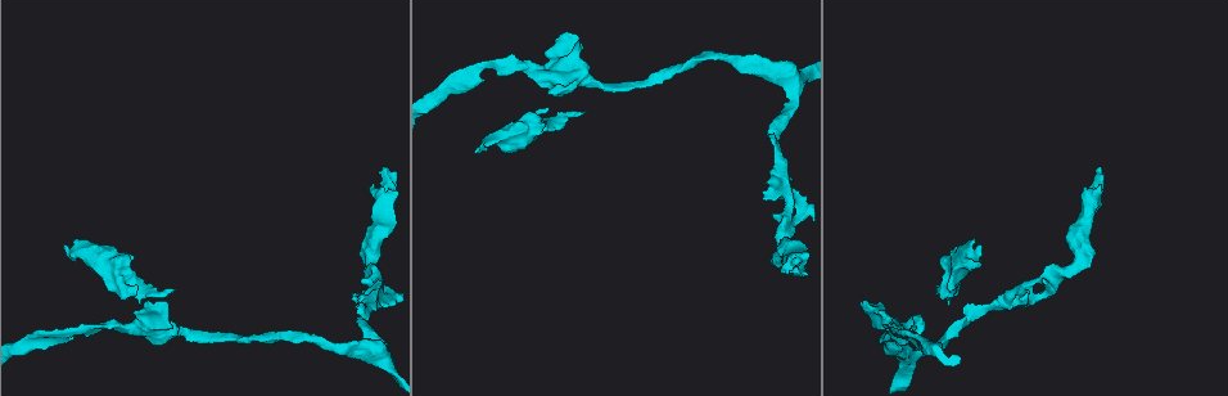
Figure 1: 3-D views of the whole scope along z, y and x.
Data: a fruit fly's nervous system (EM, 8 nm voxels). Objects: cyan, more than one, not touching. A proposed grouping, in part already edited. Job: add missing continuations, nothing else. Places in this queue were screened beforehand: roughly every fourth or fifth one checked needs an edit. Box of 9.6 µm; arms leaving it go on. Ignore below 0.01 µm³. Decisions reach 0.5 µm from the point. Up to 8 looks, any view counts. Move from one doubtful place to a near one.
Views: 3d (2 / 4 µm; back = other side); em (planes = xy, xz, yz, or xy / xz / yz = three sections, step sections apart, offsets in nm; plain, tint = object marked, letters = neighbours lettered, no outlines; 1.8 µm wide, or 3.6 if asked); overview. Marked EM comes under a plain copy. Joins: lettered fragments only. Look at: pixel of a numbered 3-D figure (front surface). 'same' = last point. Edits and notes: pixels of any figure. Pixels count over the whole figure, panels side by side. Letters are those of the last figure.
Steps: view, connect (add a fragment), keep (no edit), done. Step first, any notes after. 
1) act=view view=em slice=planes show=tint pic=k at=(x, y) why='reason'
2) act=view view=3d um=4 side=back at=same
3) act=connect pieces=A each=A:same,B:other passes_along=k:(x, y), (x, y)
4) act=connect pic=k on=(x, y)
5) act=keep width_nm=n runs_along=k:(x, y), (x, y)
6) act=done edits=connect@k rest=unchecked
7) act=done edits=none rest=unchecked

act=view view=3d um=4 pic=1 at=(598, 83) why='calibre changes'

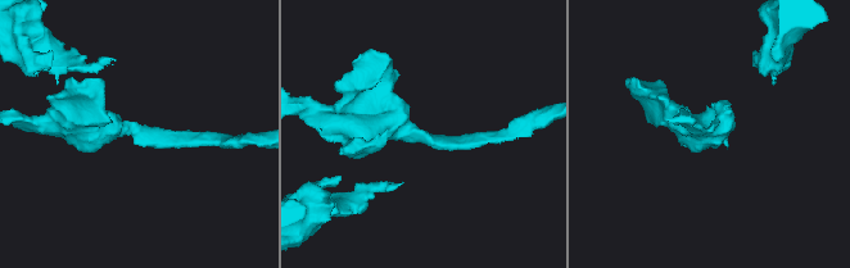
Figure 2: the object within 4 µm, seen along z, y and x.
act=view view=em slice=yz step=16 show=tint pic=2 at=(136, 132)

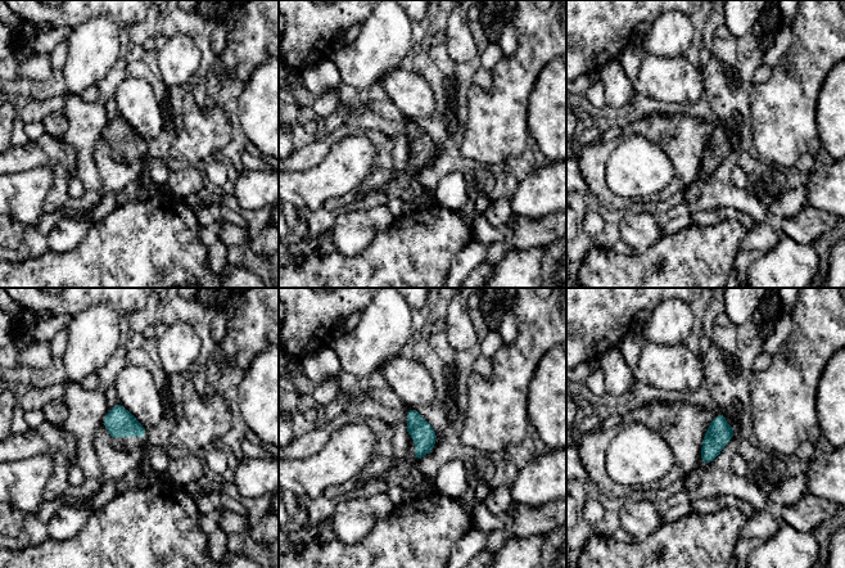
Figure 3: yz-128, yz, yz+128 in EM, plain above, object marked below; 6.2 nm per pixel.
act=view view=em slice=planes show=letters at=same why='cut it another way'

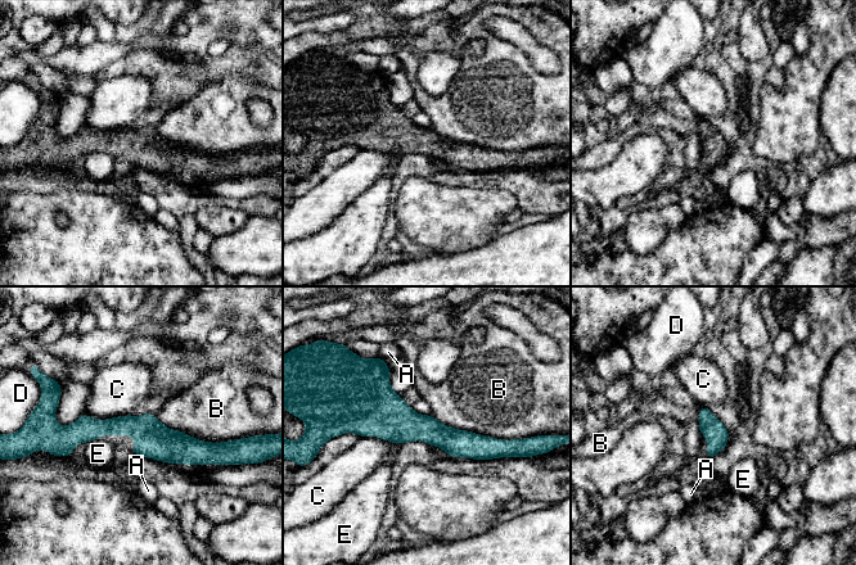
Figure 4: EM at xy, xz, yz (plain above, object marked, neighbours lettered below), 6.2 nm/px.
act=keep longest_contact=B:550nm each=A:other,B:other,C:other,D:other,E:other border=4:(431, 415), (456, 429), (516, 439) found='none of them fits'

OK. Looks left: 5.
act=view view=em slice=planes show=letters pic=1 at=(545, 109) why='an open end'

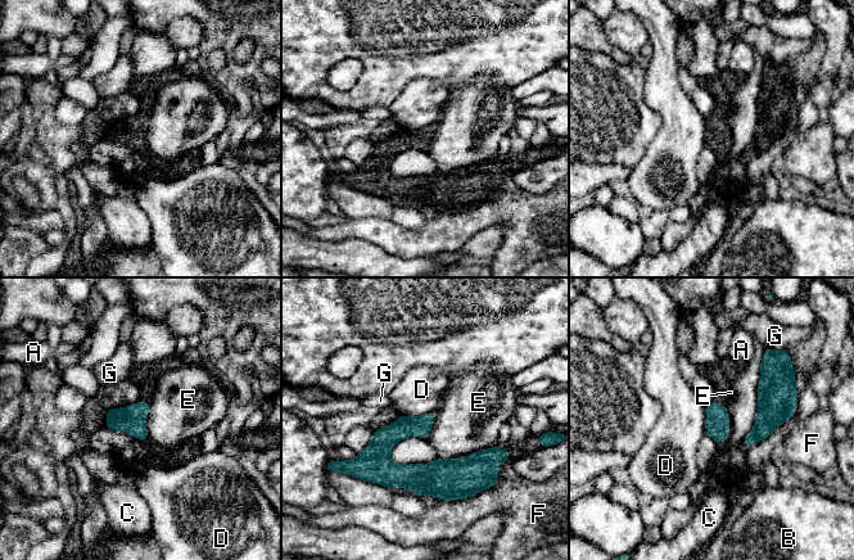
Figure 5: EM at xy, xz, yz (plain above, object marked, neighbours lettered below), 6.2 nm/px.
act=keep each=A:other,B:other,C:other,D:other,E:other,F:other,G:other found='no lettered fragment goes on from it'

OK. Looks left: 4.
act=view view=em slice=yz step=16 show=tint pic=1 at=(982, 247) why='branch stops here'

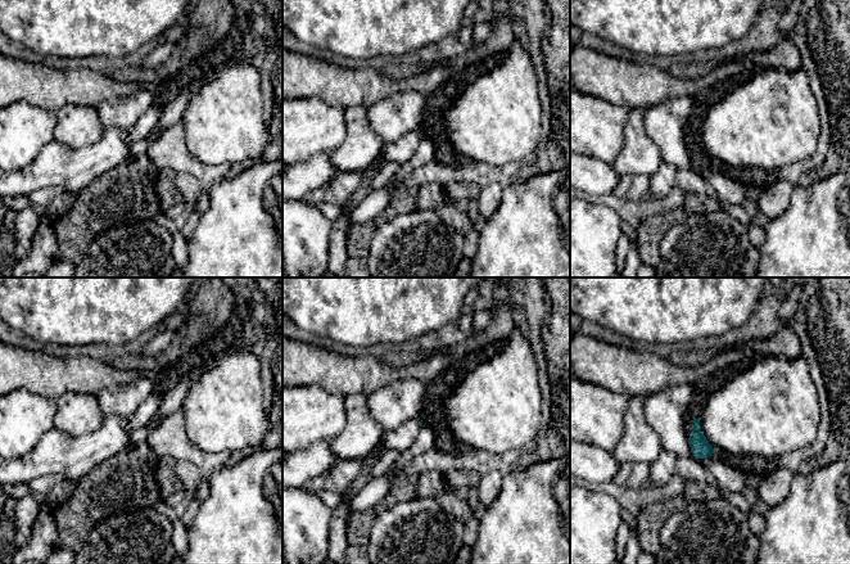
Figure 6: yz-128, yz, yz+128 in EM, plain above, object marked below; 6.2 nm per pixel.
act=view view=em slice=yz step=16 show=letters at=same why='what lies round it'

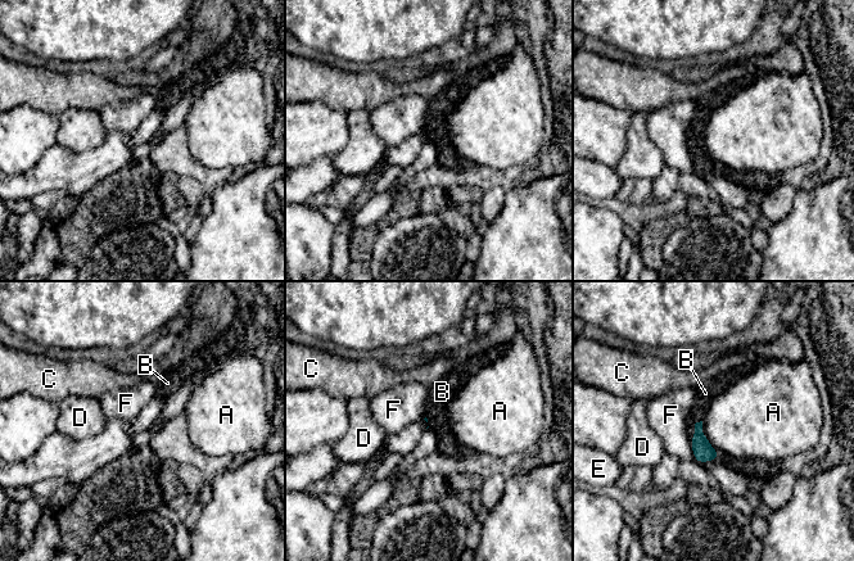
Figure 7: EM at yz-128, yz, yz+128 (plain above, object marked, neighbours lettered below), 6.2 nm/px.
act=connect pieces=B each=A:other,B:same,C:other,D:other,E:other,F:other found='the neuron continues'

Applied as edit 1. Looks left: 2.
act=done edits=connect@7 rest=unchecked

